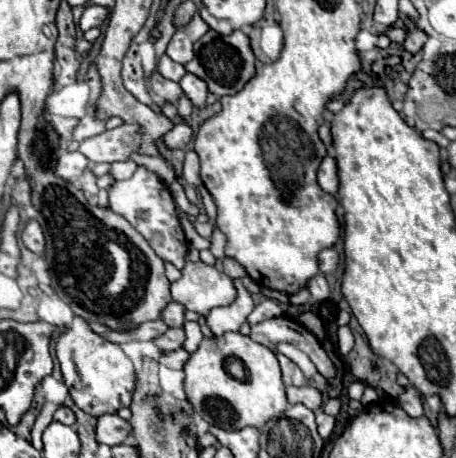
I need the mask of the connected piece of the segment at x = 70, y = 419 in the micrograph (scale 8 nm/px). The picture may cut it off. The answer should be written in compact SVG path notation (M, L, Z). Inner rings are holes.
M59 407L59 409L55 411L55 415L53 415L53 421L59 421L59 423L63 423L63 425L73 425L73 423L75 423L75 415L73 415L73 411L67 409L67 407Z

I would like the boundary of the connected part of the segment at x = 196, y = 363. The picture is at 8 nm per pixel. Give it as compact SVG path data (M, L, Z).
M239 331L201 341L199 349L185 363L185 393L197 415L209 425L229 431L247 425L261 429L289 405L275 353Z

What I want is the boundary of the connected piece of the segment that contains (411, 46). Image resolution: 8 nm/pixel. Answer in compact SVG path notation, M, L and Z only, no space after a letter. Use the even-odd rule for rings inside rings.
M413 27L413 29L407 31L407 37L405 37L405 41L403 41L403 47L405 47L405 51L409 51L409 53L417 53L417 51L423 47L425 41L427 41L427 35L425 35L421 29Z

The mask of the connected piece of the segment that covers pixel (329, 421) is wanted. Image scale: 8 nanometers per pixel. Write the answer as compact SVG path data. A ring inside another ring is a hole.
M317 409L317 411L315 411L315 417L317 417L317 429L319 429L319 435L327 441L327 439L331 437L331 433L333 433L335 417L331 417L331 415L323 413L321 409Z

